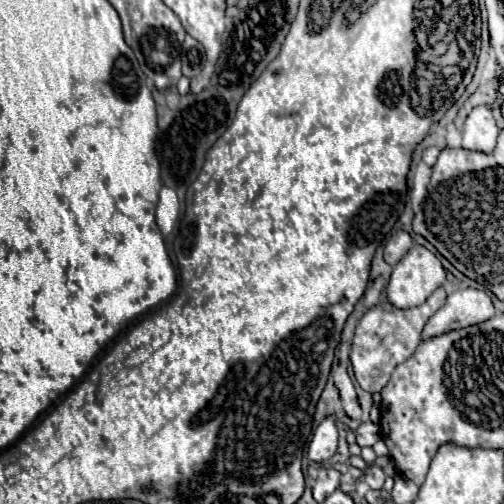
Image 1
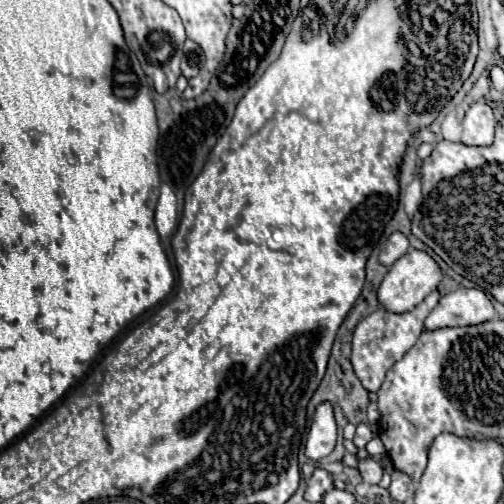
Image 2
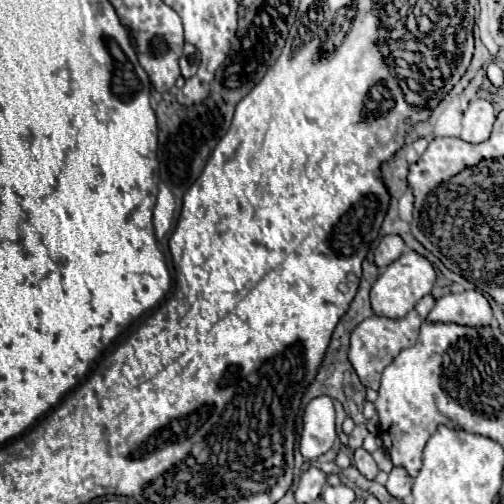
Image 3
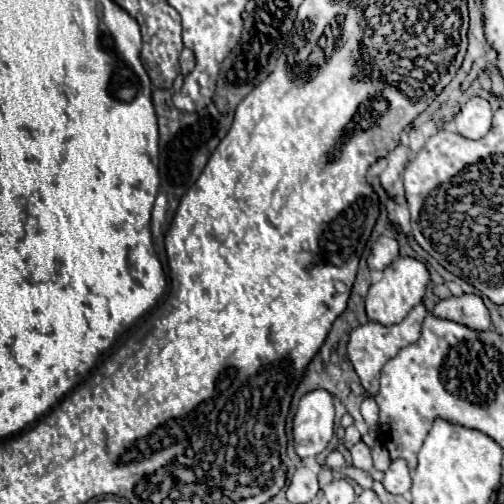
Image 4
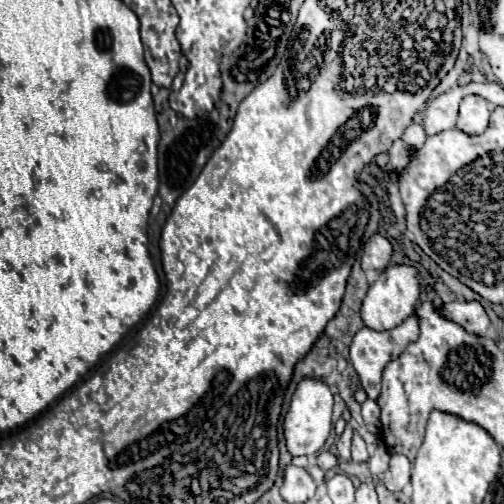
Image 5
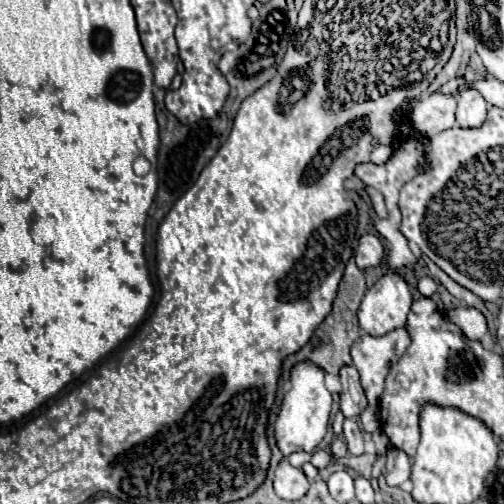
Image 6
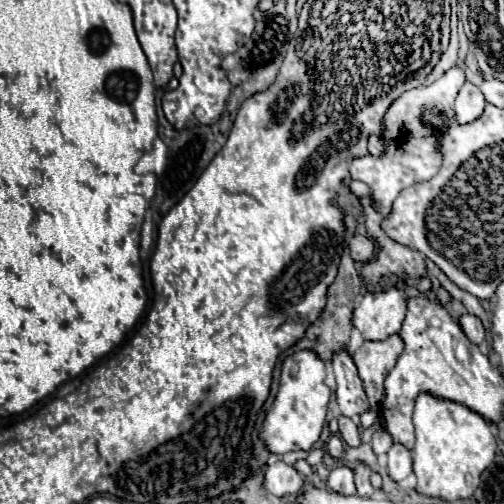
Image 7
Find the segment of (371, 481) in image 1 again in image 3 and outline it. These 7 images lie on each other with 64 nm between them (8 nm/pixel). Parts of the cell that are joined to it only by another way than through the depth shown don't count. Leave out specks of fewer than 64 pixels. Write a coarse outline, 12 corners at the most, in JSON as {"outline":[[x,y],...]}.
{"outline":[[354,450],[354,466],[368,480],[380,472],[372,454]]}

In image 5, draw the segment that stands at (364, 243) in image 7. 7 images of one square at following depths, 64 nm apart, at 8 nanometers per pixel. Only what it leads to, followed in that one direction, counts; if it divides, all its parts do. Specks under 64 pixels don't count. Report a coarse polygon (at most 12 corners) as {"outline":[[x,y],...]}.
{"outline":[[376,234],[364,244],[362,268],[382,272],[394,246]]}

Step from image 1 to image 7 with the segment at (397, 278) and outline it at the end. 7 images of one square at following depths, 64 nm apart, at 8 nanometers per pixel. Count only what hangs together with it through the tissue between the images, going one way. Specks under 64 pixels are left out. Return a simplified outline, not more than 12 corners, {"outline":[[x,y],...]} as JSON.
{"outline":[[398,286],[366,292],[352,324],[366,340],[402,328],[406,294]]}

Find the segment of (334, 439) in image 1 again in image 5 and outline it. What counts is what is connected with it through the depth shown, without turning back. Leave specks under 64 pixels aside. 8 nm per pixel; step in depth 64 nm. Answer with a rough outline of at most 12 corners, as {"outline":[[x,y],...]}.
{"outline":[[298,384],[284,418],[292,456],[314,456],[332,432],[332,392]]}

